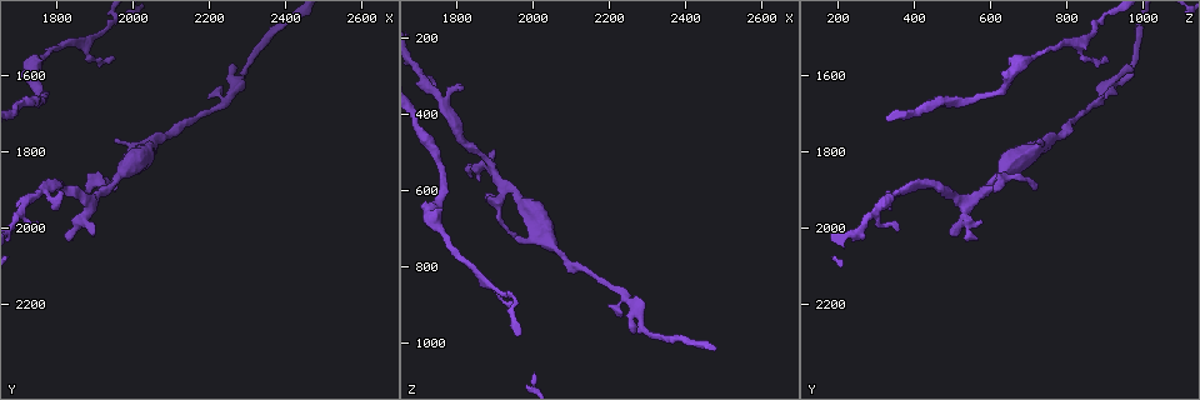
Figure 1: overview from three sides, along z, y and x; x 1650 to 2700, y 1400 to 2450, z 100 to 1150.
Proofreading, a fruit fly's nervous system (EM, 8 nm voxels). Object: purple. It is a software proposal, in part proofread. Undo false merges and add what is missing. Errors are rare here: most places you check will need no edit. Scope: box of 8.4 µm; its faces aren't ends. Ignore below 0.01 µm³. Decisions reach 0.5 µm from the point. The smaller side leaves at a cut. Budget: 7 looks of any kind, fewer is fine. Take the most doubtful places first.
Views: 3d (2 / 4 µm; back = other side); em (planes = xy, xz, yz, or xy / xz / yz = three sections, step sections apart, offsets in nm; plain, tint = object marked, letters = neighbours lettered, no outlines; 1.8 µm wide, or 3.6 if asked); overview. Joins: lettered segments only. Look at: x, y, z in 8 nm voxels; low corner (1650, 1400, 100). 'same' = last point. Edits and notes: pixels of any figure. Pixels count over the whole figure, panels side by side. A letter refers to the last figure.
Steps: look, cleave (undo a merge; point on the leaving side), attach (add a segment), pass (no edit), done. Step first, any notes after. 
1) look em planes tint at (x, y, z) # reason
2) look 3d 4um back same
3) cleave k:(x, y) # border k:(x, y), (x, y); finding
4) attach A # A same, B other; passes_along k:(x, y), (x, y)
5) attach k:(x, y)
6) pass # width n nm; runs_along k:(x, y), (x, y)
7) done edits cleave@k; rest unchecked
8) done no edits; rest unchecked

look em planes letters at (1800, 1905, 330) # thin end

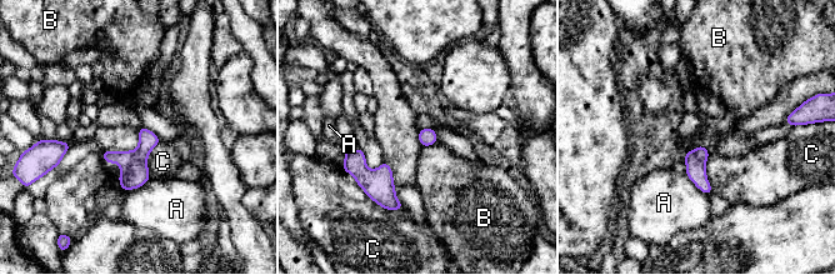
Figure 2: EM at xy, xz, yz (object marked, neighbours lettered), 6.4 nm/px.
pass # width 110 nm; A other, B other, C other; border 2:(435, 143), (423, 146); no lettered segment goes on from it

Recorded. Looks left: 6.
look 3d 4um at (1895, 2015, 510) # branch stops here

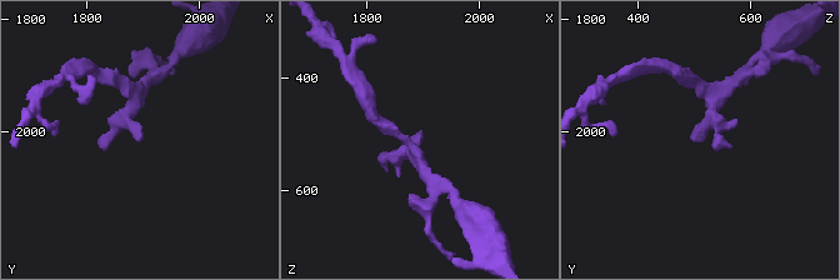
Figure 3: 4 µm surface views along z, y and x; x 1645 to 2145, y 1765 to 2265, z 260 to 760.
look em planes letters at (1900, 2020, 515) # need the tissue

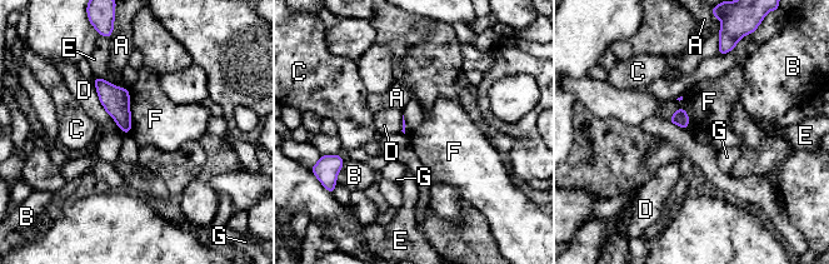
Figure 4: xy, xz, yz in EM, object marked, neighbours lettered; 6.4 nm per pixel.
pass # longest_contact D 360 nm; A other, B other, C other, D other, E other, F other, G other; border 4:(128, 90), (130, 132); no lettered segment goes on from it

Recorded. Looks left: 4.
look em 3.6um xz step 4 tint at (1960, 1770, 720) # thick end

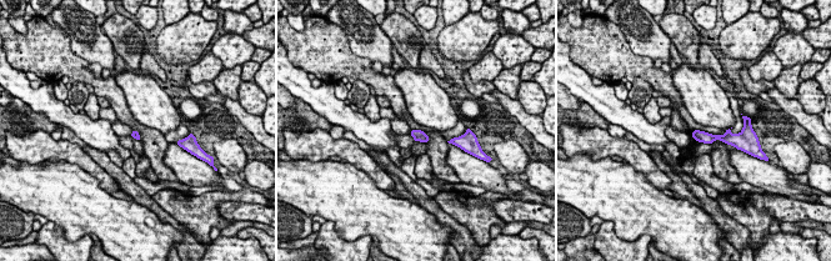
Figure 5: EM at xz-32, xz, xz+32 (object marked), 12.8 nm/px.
look em 3.6um planes letters same

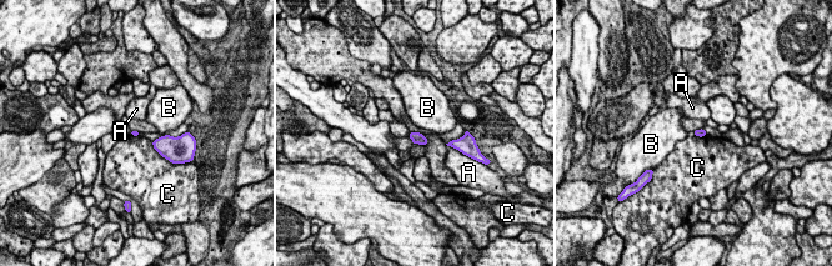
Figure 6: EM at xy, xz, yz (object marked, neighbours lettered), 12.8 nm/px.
pass # longest_contact C 340 nm; A other, B other, C other; none of them fits

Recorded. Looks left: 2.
done no edits; rest unchecked

